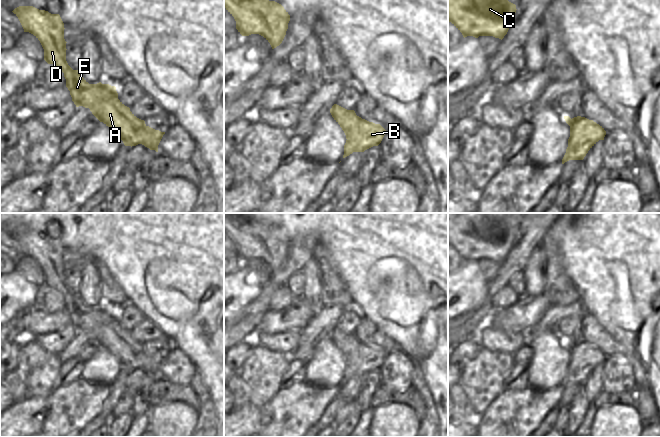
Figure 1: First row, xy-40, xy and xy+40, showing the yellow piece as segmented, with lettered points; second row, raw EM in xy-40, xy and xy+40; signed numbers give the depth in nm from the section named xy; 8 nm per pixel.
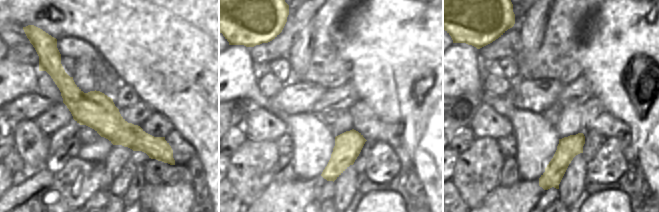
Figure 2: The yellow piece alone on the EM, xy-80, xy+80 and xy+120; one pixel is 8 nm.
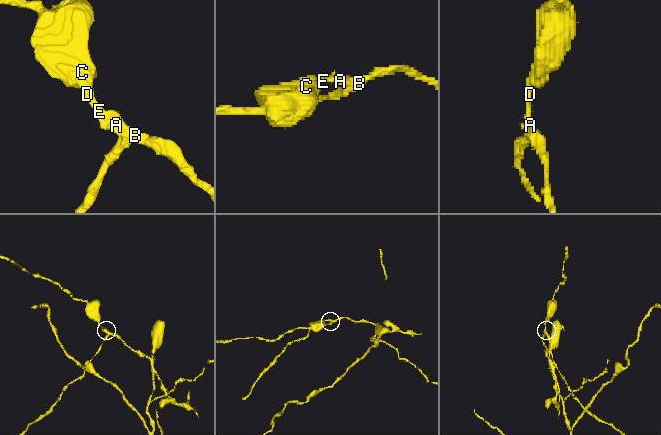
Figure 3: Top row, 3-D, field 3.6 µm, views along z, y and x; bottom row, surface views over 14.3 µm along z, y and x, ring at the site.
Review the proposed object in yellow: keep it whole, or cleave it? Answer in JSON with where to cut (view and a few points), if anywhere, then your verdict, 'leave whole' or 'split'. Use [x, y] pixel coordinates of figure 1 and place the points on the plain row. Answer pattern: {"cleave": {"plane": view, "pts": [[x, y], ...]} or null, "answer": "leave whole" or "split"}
{"cleave": {"plane": "xy", "pts": [[361, 342], [352, 353], [352, 359], [347, 363]]}, "answer": "split"}

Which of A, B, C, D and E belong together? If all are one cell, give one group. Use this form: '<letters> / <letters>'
A C D E / B

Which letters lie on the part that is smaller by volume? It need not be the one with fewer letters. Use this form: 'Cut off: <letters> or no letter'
Cut off: B

